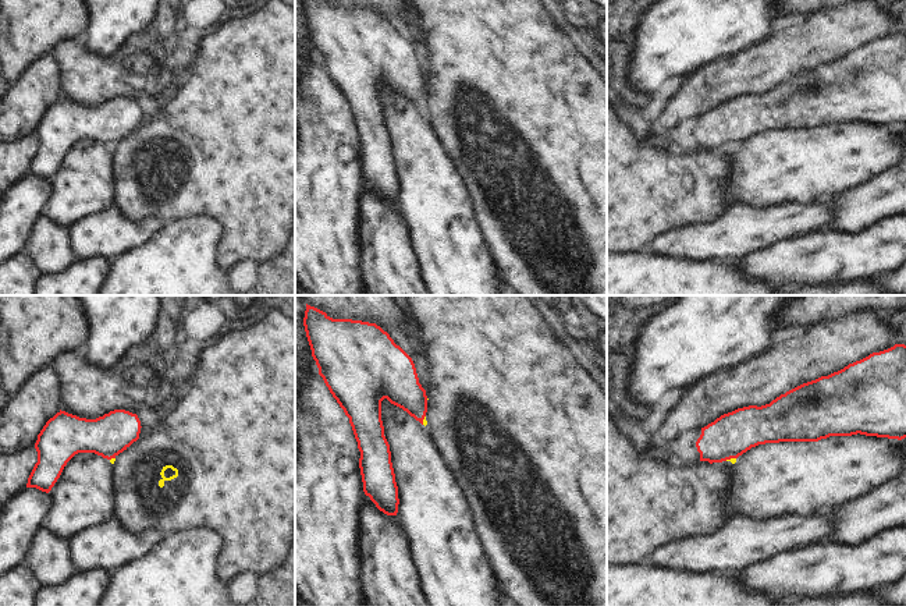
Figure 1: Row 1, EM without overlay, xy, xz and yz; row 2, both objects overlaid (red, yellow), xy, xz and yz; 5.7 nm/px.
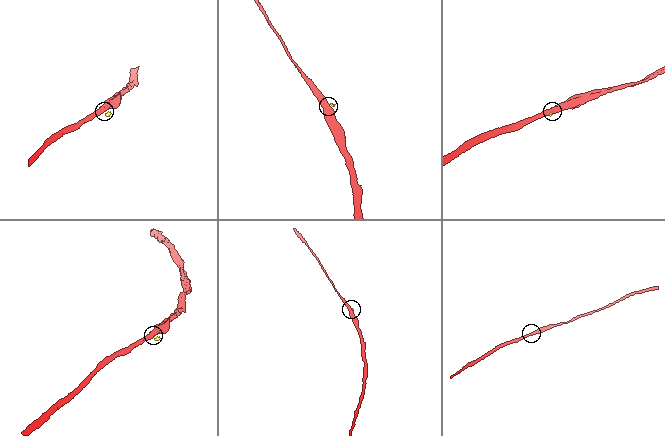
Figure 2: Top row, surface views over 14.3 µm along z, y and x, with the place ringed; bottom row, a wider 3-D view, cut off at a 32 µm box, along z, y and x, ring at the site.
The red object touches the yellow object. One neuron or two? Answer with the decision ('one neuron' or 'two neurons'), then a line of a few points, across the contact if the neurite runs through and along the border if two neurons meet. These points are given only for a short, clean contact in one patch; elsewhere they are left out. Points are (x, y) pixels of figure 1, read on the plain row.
two neurons; line yz (735, 145), (725, 148)

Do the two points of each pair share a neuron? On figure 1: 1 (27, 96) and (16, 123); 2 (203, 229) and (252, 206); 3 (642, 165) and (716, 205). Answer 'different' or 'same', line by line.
1: same
2: different
3: same

